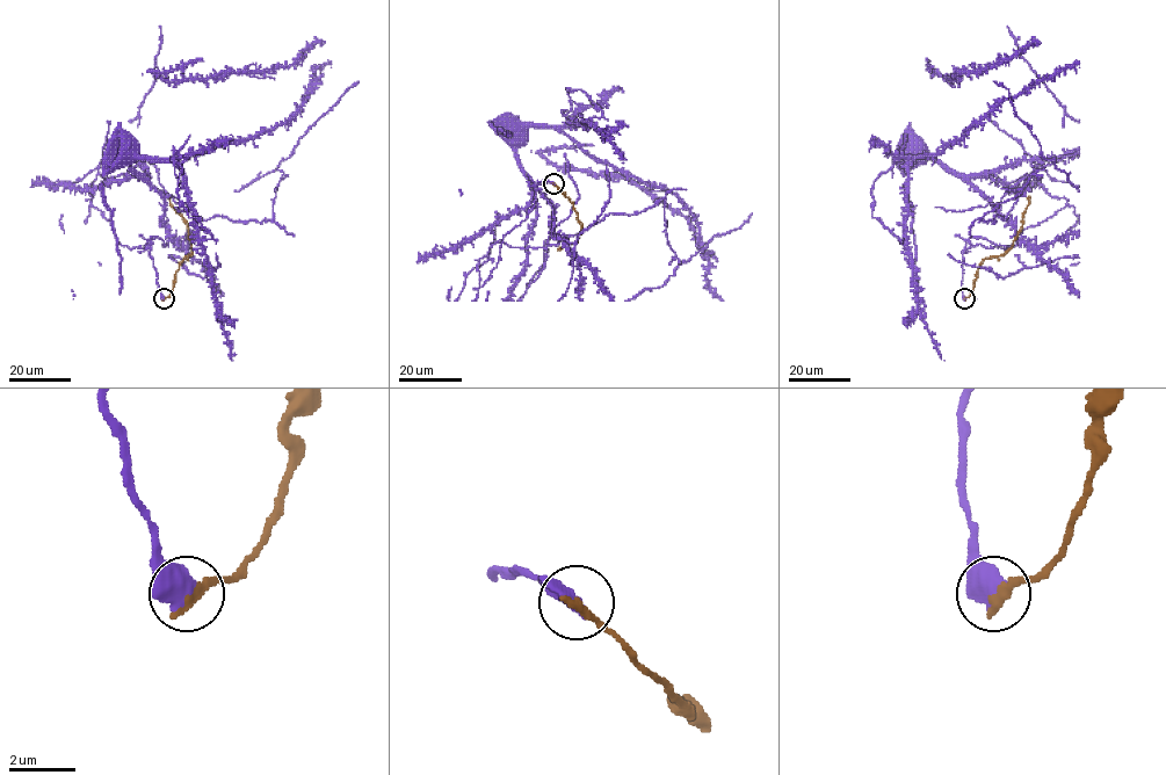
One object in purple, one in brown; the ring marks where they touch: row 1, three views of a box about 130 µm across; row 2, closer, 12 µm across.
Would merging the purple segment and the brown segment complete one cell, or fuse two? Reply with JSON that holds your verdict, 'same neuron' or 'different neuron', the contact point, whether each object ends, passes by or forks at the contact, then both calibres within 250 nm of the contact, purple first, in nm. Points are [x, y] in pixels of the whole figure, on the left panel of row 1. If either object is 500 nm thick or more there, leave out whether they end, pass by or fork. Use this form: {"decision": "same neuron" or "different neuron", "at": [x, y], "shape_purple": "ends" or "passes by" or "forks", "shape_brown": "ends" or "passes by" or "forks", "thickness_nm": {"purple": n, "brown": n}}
{"decision": "different neuron", "at": [164, 298], "thickness_nm": {"purple": 600, "brown": 320}}

